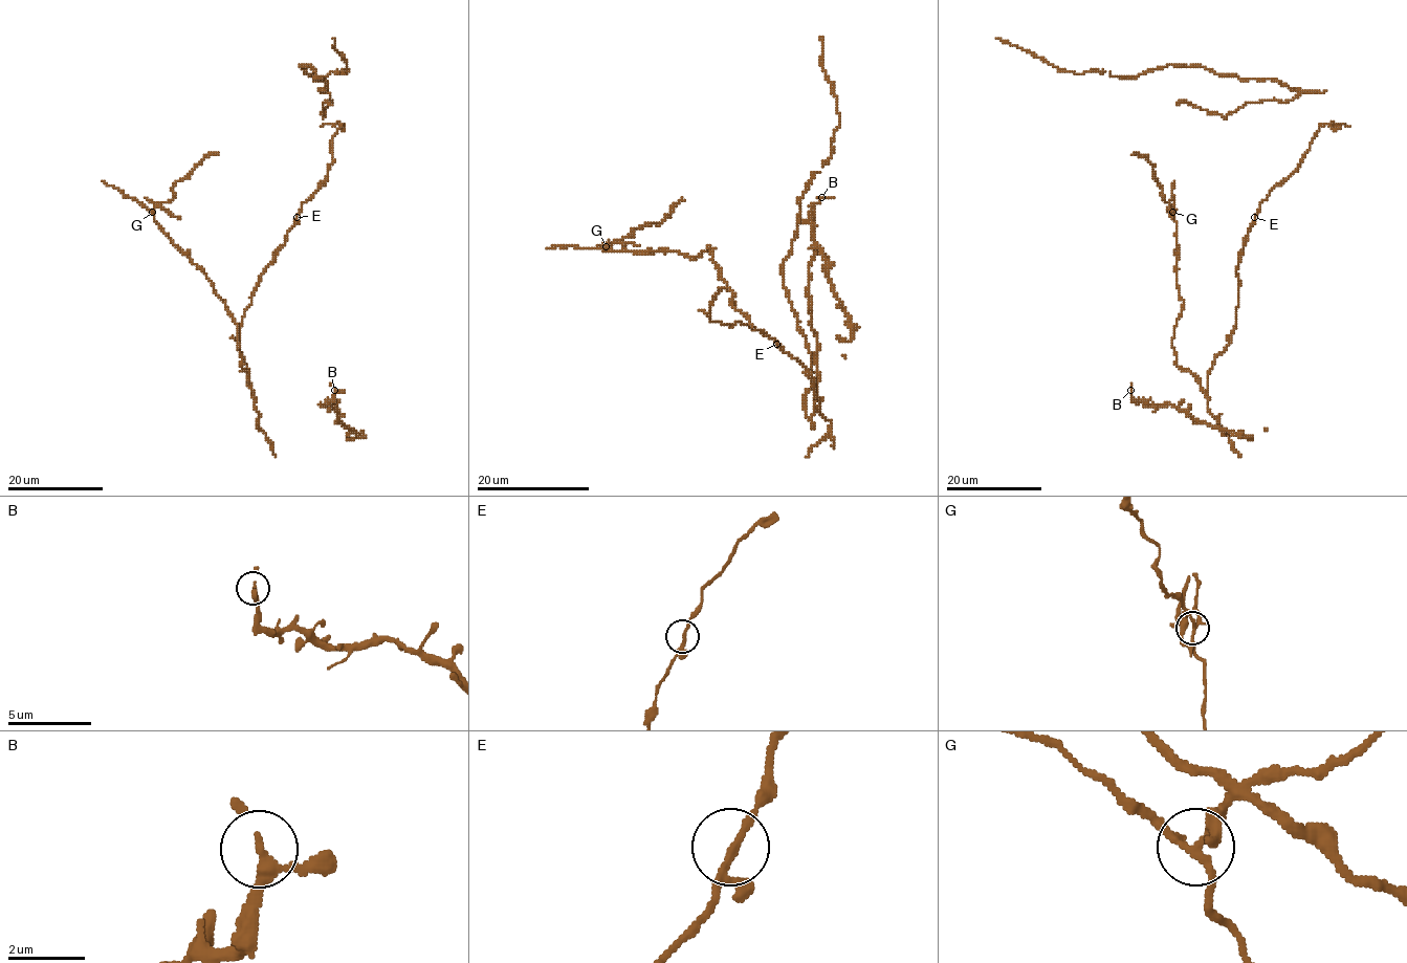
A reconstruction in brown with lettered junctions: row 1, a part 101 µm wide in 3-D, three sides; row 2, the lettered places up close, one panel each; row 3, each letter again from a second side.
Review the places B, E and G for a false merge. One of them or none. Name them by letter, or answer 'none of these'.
G

